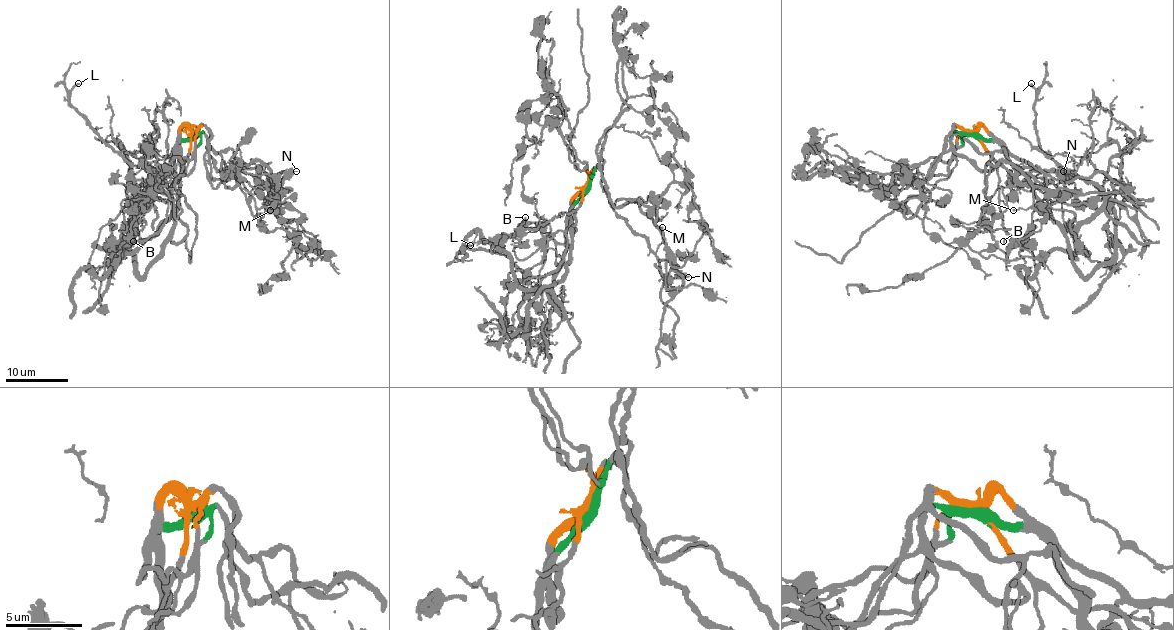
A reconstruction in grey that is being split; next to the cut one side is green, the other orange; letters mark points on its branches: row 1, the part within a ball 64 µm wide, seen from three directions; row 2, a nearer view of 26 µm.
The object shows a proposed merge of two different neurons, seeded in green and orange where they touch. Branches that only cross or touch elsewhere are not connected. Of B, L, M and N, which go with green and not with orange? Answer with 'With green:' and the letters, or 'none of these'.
With green: M

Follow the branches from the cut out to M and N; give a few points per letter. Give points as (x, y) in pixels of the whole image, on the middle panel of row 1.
M: (587, 188), (595, 169), (599, 166), (610, 202), (615, 207), (635, 202), (662, 233), (667, 247), (662, 227)
N: (585, 188), (601, 169), (609, 203), (640, 233), (659, 261), (659, 272), (667, 280), (689, 277)

